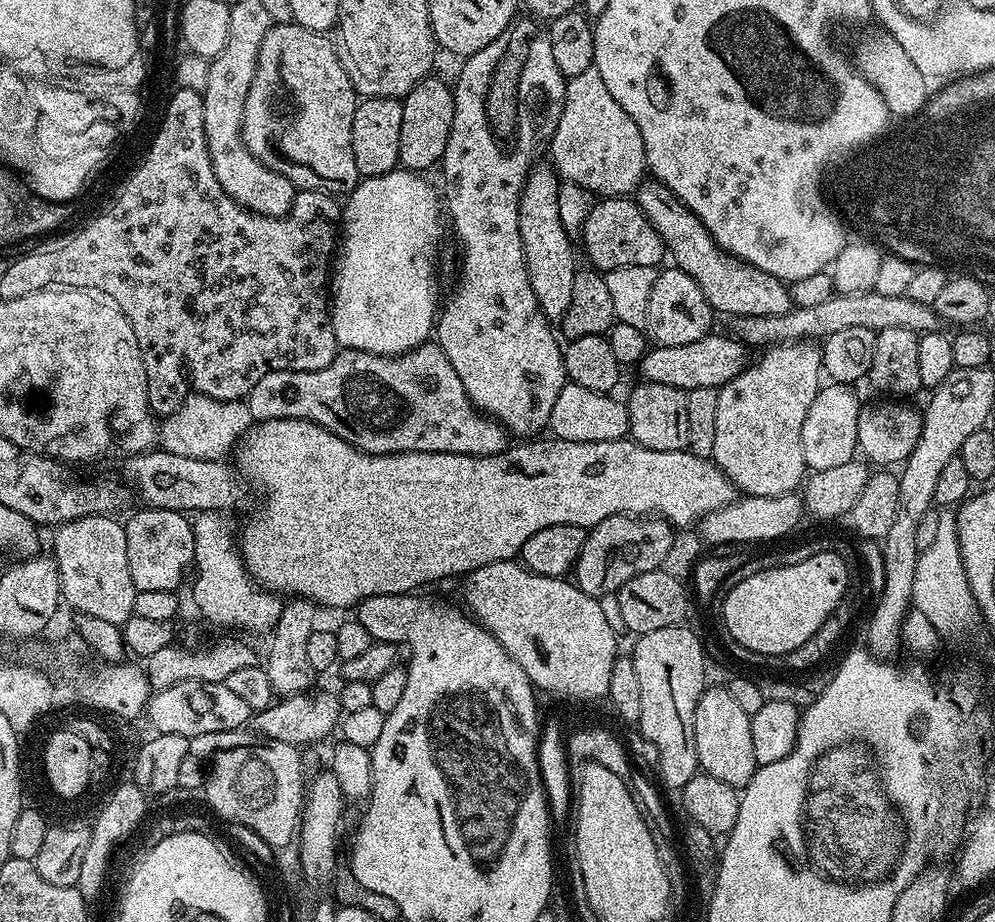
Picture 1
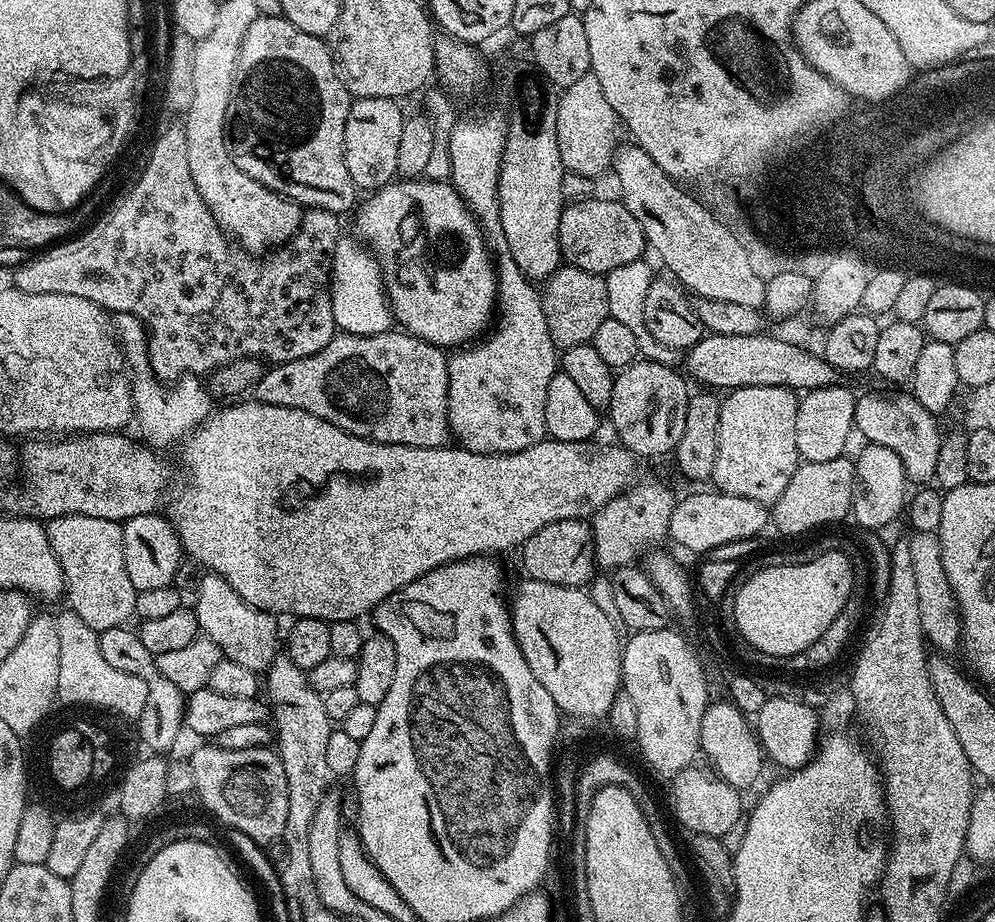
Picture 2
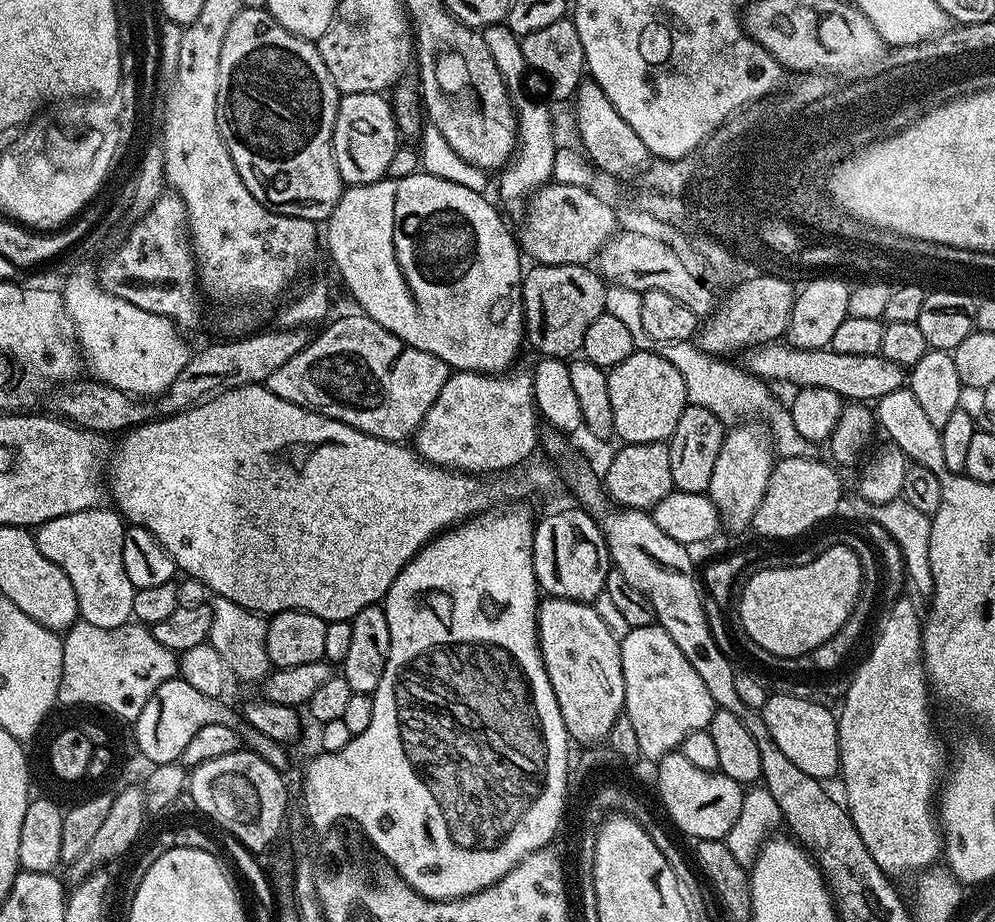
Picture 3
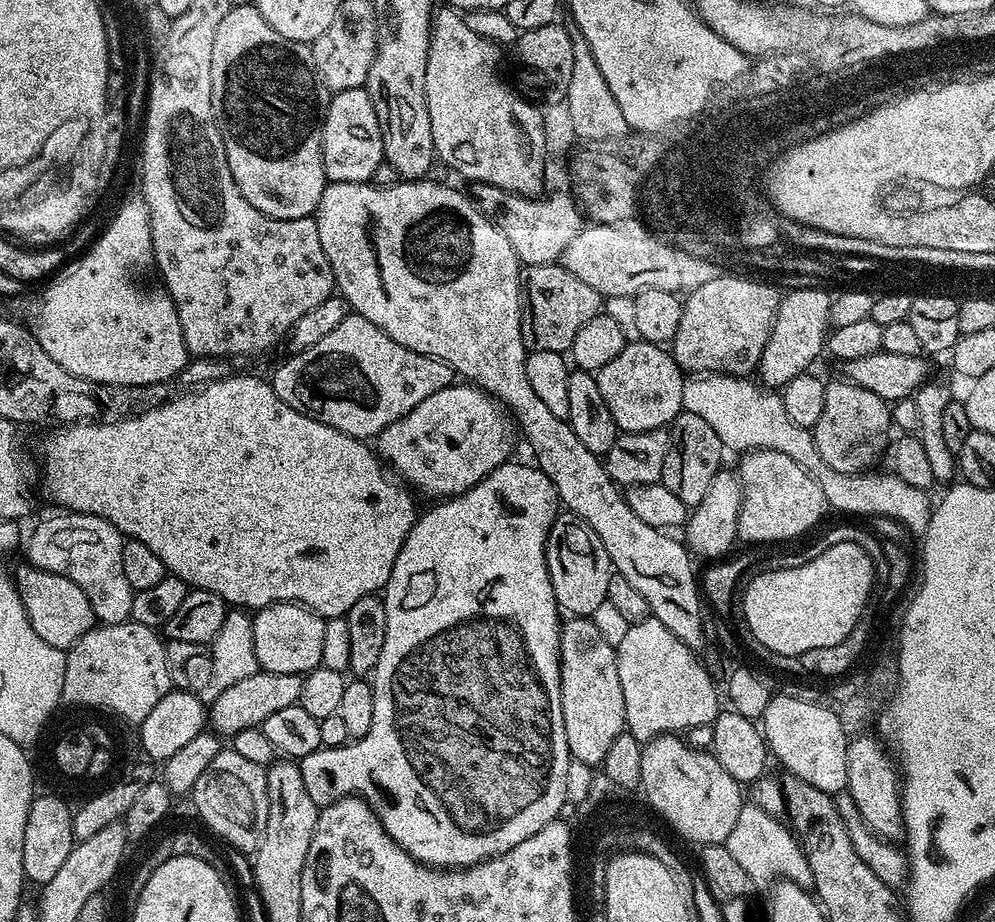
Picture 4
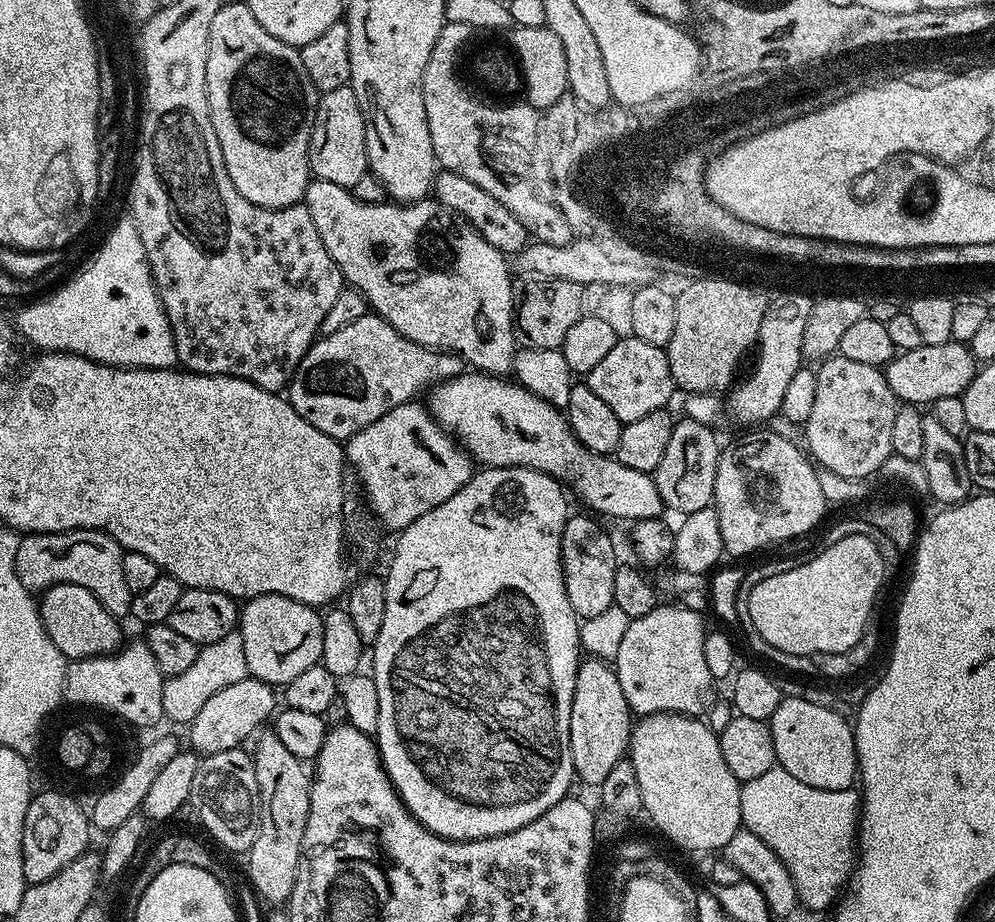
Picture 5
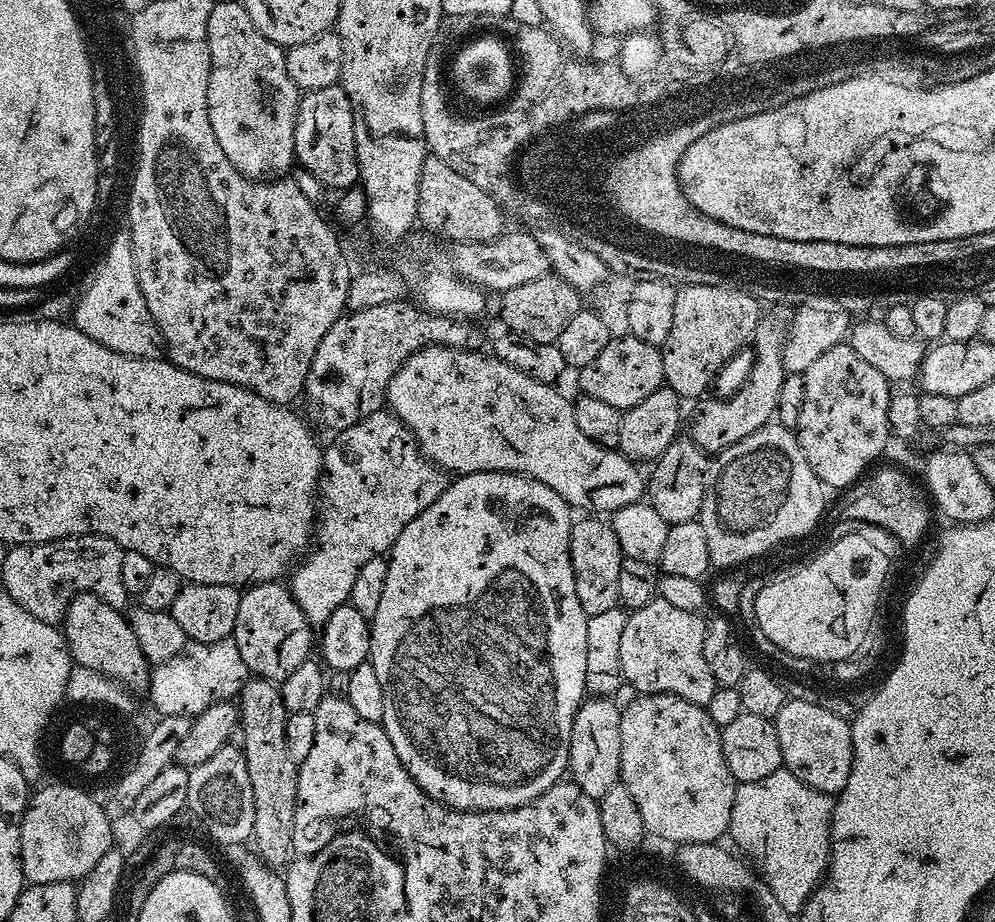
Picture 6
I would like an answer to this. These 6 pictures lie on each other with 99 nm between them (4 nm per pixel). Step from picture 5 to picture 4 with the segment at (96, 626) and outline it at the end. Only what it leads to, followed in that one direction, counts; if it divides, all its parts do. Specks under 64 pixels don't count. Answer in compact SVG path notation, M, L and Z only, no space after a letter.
M27 562L21 564L20 569L15 569L14 579L22 606L30 618L30 626L34 626L34 634L38 634L42 642L50 642L50 646L61 650L70 649L76 640L82 638L97 623L86 594L62 574L35 568Z

